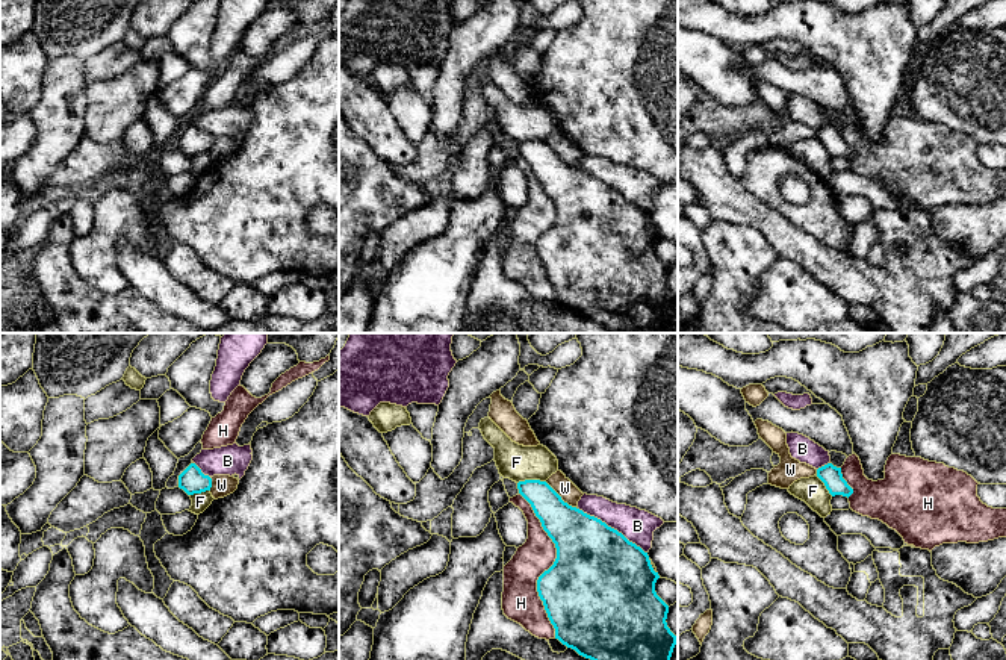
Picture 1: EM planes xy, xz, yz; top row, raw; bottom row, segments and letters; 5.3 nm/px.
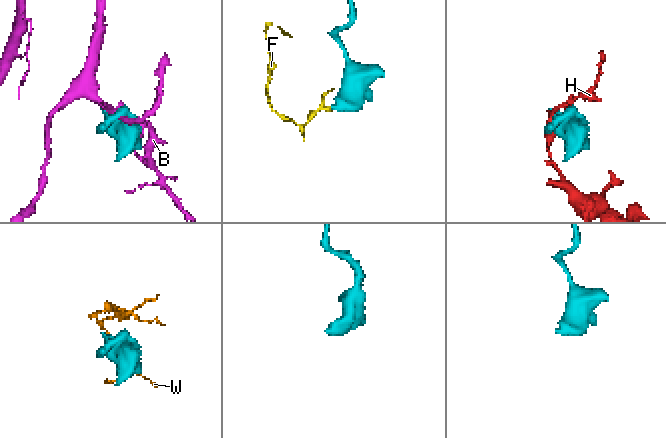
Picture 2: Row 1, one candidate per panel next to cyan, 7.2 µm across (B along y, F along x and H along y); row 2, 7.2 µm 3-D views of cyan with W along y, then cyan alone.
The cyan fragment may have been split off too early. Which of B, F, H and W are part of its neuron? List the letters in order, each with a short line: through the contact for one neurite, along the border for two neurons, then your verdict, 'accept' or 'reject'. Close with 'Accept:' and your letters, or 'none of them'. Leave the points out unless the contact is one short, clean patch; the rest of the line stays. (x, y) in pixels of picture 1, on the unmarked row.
B: reject
F: line xz (545, 141), (521, 141), (518, 144); reject
H: reject
W: reject
Accept: none of them

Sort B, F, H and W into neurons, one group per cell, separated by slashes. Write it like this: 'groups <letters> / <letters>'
groups B / F / H / W

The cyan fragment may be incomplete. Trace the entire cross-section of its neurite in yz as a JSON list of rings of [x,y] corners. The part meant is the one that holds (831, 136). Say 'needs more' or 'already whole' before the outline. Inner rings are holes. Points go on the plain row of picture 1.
already whole; [[[832,124],[818,129],[817,138],[824,144],[832,157],[843,156],[849,159],[853,154],[853,150],[843,139],[841,129],[837,129]]]

